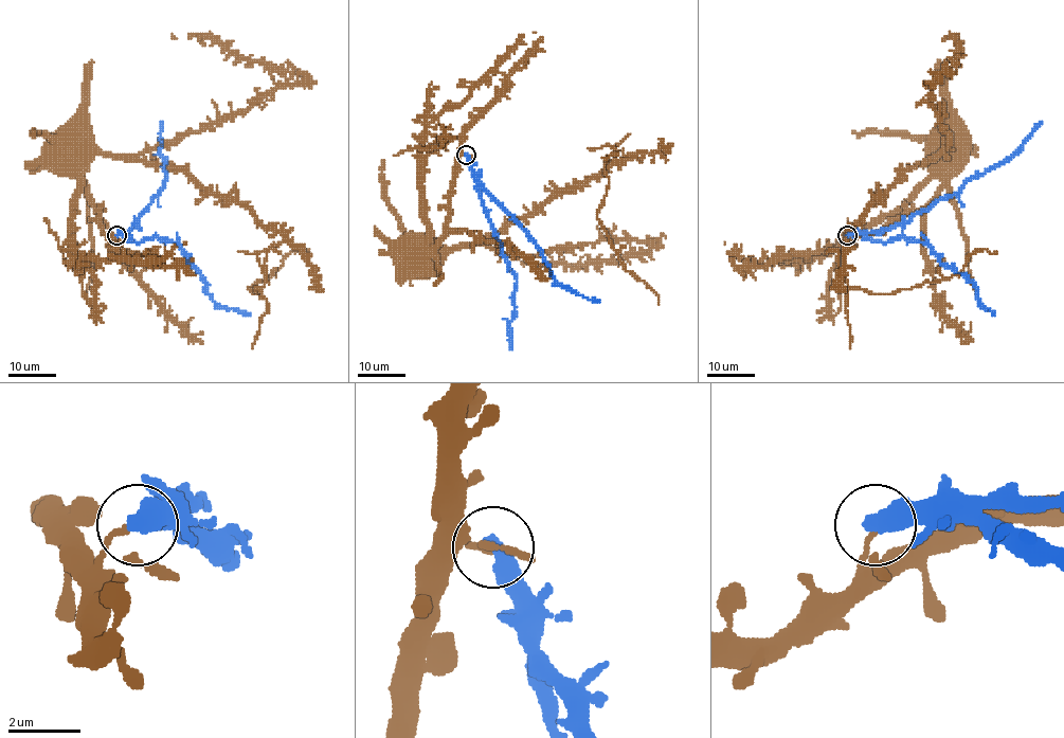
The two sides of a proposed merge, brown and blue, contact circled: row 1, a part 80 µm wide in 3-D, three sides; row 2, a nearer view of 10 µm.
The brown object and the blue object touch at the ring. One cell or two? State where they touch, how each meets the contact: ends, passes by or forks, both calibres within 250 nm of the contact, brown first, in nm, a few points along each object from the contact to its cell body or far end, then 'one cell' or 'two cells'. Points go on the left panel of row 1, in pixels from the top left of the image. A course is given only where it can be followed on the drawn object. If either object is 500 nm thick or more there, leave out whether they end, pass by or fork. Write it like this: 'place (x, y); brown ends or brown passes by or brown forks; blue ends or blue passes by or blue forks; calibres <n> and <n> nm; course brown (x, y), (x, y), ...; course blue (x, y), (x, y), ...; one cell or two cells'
place (116, 235); calibres 150 and 550 nm; course brown (116, 235), (83, 183), (94, 156), (183, 168), (274, 229), (254, 293), (309, 252); course blue (116, 235), (134, 223), (166, 180), (161, 154), (161, 121); two cells

